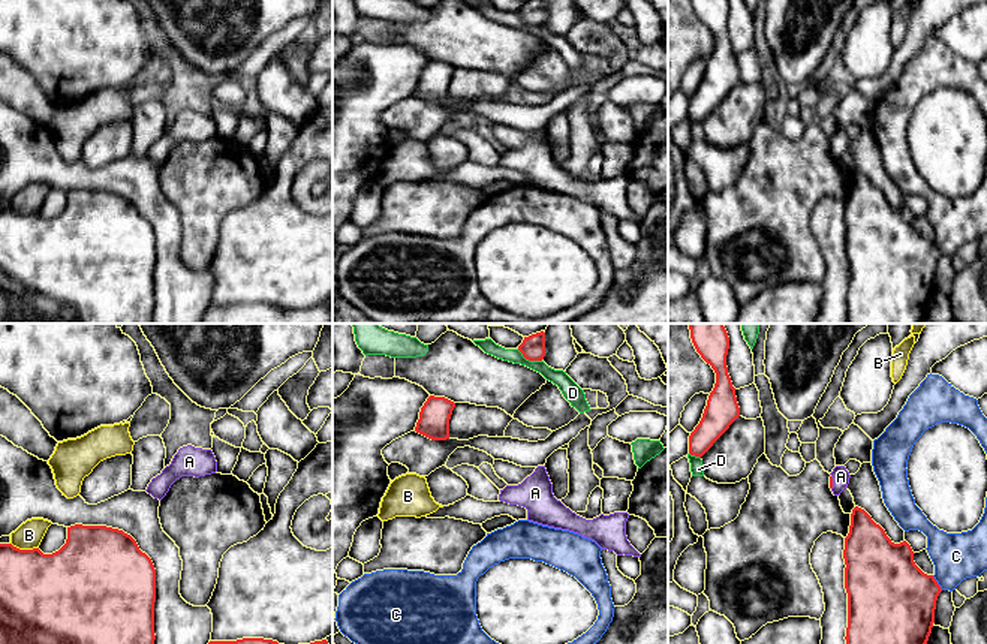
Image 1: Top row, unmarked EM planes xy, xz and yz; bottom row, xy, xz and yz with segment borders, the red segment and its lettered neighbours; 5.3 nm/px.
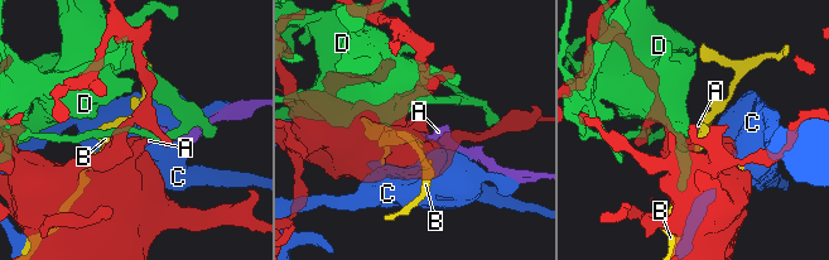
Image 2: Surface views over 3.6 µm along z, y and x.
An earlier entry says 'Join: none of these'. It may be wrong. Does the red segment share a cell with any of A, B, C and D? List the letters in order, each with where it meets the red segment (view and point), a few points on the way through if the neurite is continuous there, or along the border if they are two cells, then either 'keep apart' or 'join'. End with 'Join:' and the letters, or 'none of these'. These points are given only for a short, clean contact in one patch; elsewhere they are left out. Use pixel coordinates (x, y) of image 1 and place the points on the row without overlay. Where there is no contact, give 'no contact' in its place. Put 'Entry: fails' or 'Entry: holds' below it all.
A: contact yz (831, 147); way yz (830, 141), (831, 147), (840, 141); join
B: contact xy (24, 214); keep apart
C: contact yz (936, 247); keep apart
D: contact xz (529, 24); keep apart
Join: A
Entry: fails

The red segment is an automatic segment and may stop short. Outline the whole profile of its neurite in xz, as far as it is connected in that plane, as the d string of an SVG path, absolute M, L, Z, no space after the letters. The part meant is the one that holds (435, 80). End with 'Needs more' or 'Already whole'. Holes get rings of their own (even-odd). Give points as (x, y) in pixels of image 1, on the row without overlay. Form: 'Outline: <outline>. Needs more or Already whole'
Outline: M430 60L421 72L415 96L431 105L449 103L449 84L454 72L454 66Z. Already whole

